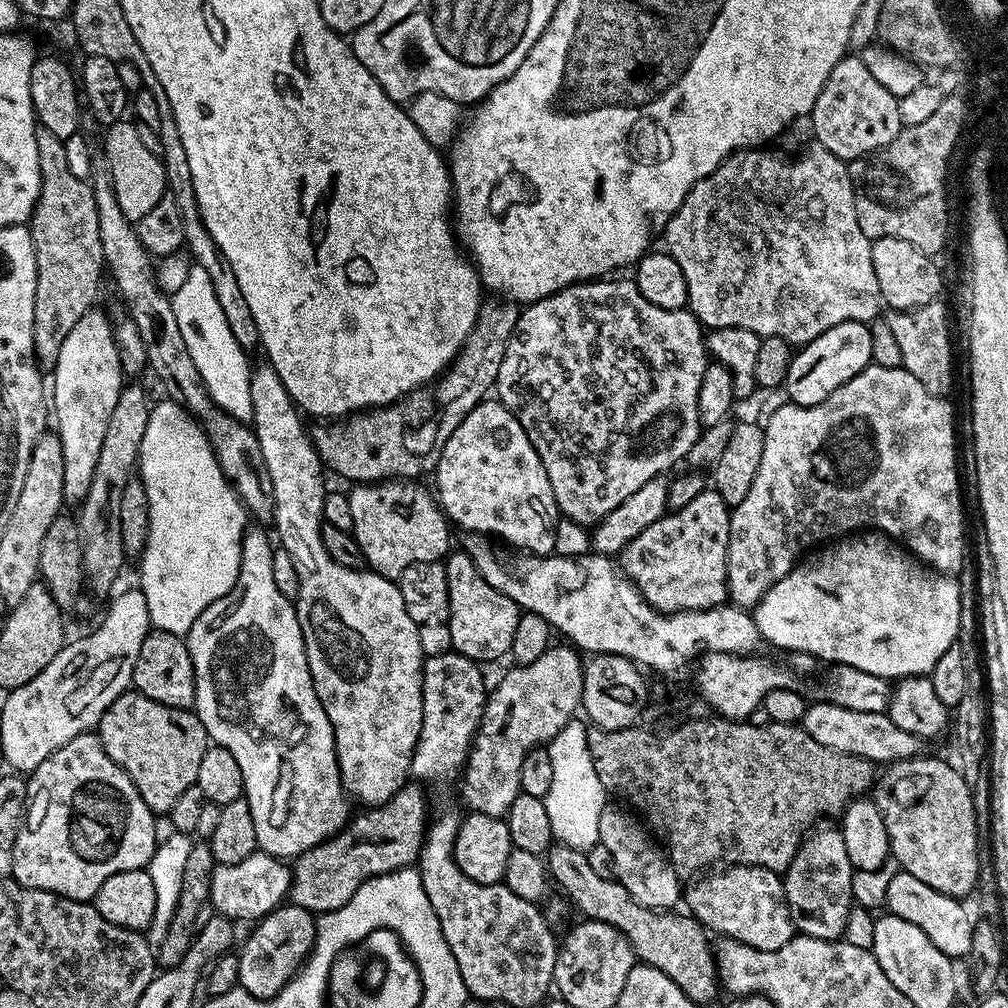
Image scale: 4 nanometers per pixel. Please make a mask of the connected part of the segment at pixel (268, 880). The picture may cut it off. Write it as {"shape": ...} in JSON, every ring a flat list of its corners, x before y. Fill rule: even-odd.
{"shape":[[258,850,243,862,217,864,212,870,208,899,211,907,228,920,255,922,285,903,291,885,291,867,281,857]]}

